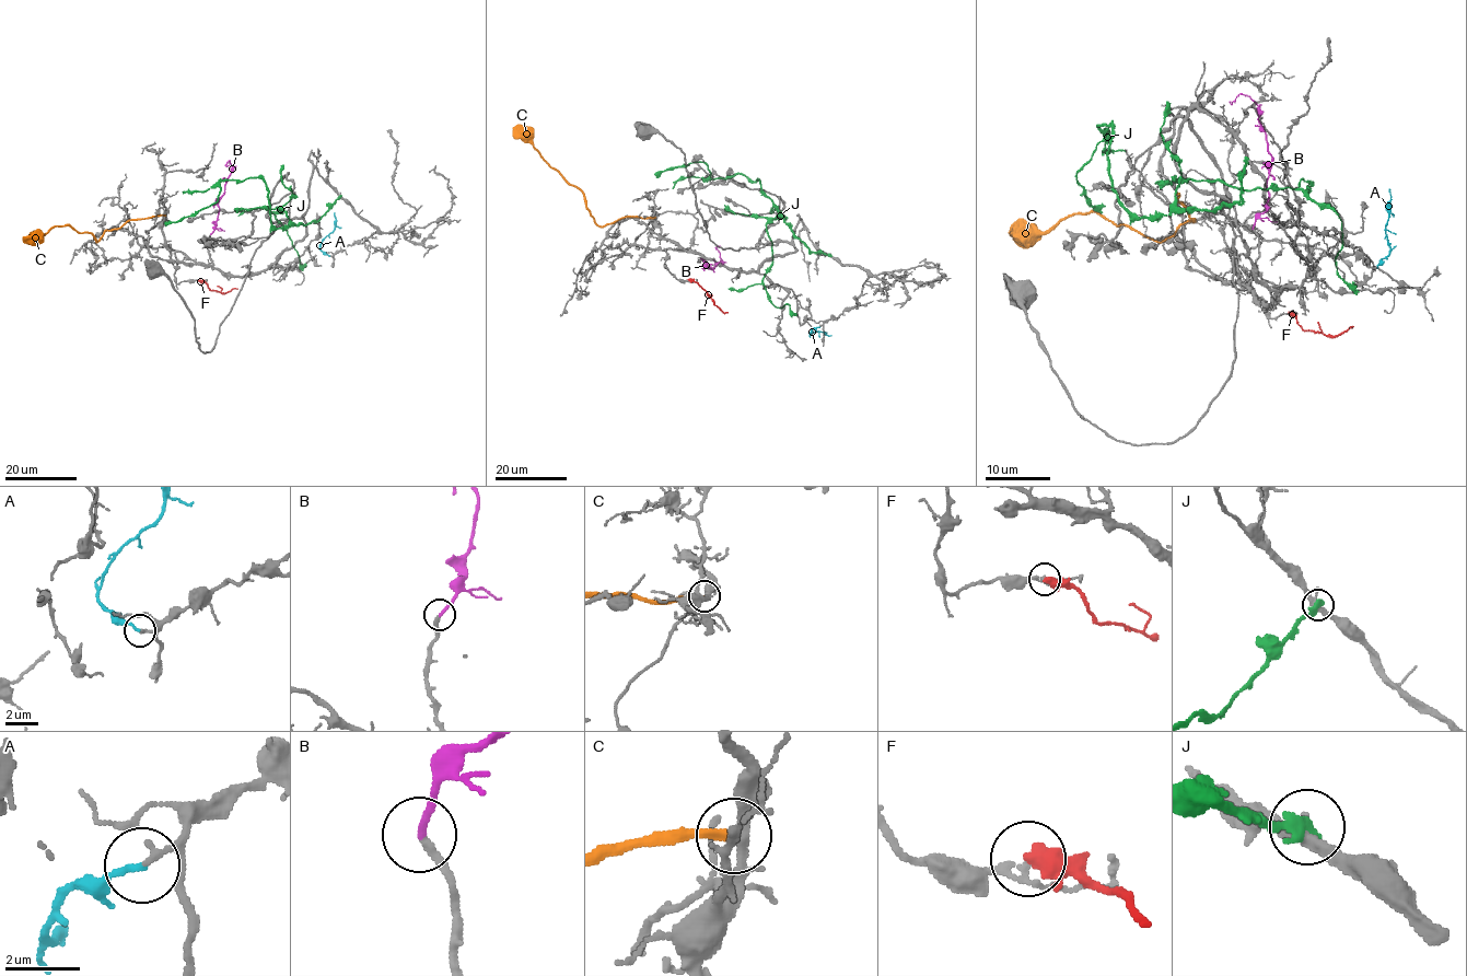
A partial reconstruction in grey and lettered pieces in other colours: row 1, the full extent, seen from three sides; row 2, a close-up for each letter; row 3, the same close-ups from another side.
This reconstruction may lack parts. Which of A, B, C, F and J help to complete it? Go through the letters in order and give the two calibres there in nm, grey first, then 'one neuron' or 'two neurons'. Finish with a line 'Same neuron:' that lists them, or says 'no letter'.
A: calibres 120 and 170 nm; one neuron
B: calibres 240 and 170 nm; one neuron
C: calibres 200 and 280 nm; two neurons
F: calibres 150 and 360 nm; two neurons
J: calibres 360 and 360 nm; two neurons
Same neuron: A, B

